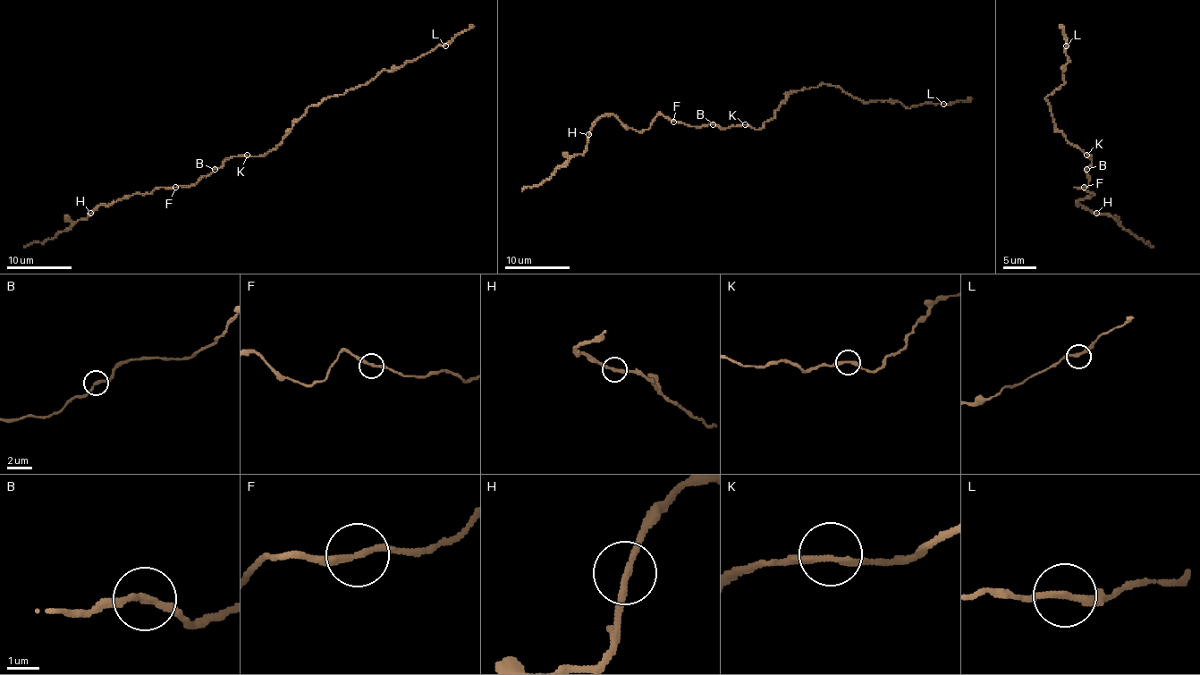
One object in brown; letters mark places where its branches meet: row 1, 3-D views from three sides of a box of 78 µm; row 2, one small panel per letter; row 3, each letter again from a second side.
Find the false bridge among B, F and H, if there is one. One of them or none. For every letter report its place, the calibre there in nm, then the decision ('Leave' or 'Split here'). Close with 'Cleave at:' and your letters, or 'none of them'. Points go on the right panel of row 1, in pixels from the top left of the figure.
B: Place: (1086, 169). Thickness 200 nm. Leave
F: Place: (1084, 187). Thickness 220 nm. Leave
H: Place: (1096, 213). Thickness 200 nm. Leave
Cleave at: none of them

